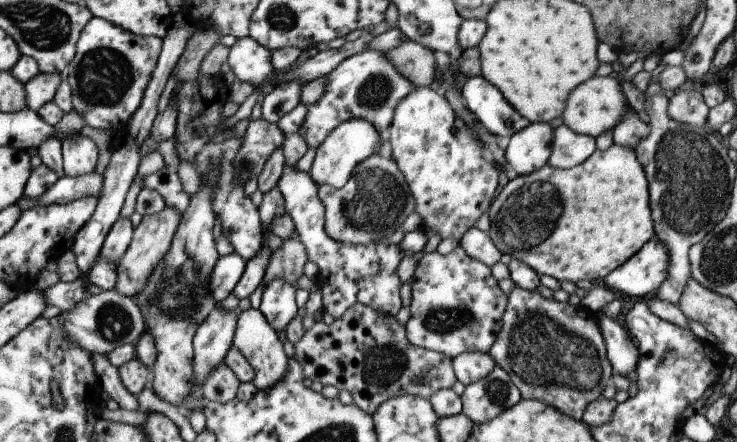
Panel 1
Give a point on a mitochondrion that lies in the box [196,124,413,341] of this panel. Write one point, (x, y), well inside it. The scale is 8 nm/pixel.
(375, 199)

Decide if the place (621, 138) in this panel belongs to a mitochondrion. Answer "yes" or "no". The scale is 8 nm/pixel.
no

